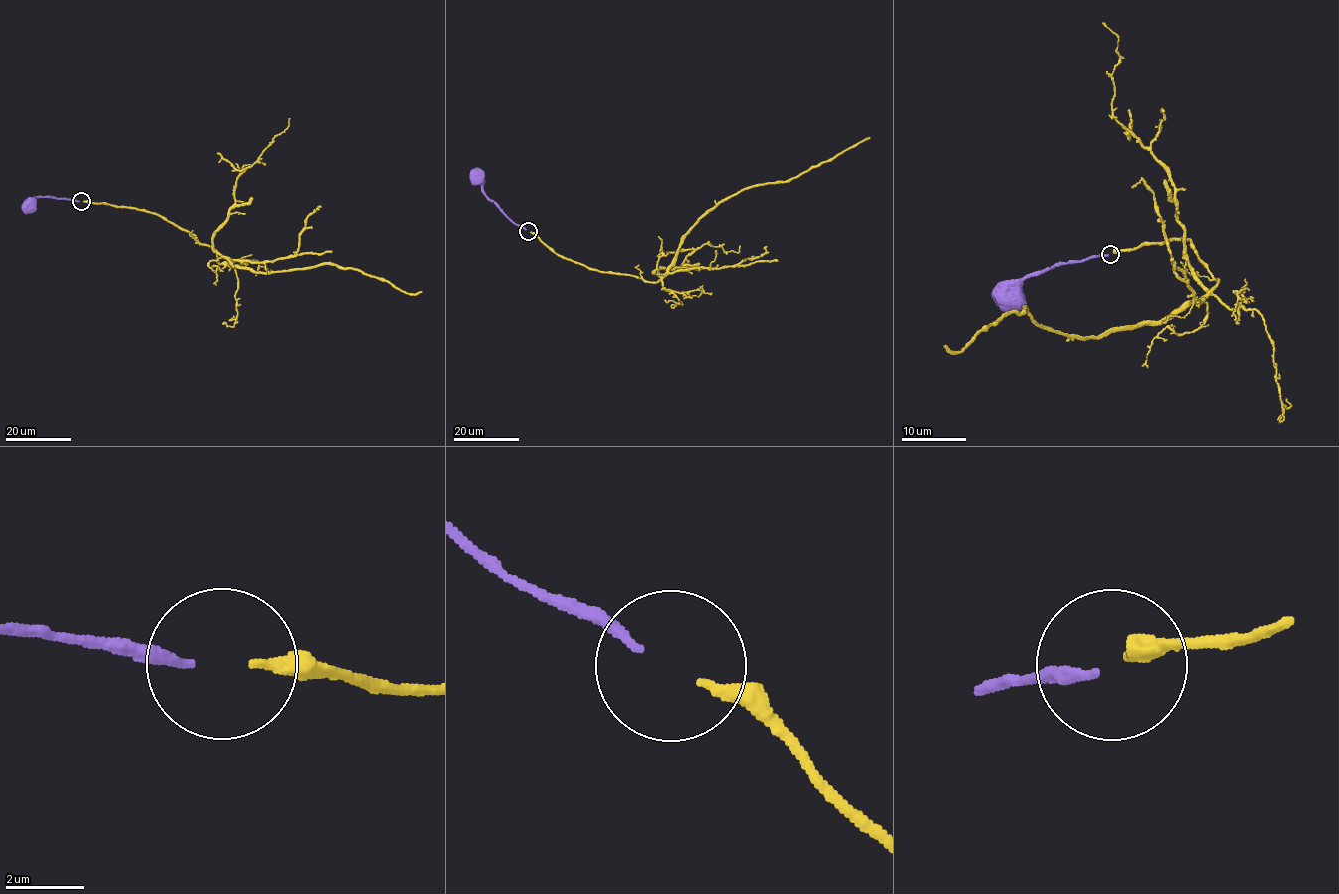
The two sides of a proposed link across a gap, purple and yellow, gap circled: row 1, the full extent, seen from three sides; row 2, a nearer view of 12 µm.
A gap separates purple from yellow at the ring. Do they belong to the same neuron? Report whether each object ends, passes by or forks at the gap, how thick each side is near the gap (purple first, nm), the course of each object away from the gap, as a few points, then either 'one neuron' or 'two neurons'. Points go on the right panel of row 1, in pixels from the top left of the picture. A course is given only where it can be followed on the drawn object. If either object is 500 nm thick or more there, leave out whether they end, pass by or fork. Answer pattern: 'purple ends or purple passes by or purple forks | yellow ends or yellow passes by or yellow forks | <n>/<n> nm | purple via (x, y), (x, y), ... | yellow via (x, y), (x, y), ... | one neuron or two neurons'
purple ends | yellow ends | 240/240 nm | purple via (1108, 255), (1056, 264), (1027, 276), (1015, 296), (1008, 297) | yellow via (1113, 253), (1186, 238), (1218, 285), (1164, 318), (1101, 336), (1042, 326), (1026, 306), (959, 352), (943, 345) | one neuron

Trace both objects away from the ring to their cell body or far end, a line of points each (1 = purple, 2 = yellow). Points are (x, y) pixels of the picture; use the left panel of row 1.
1: (79, 201), (41, 196), (34, 197), (34, 204), (29, 205)
2: (83, 202), (160, 215), (236, 266), (254, 272), (333, 263), (382, 278), (407, 293), (422, 291)

